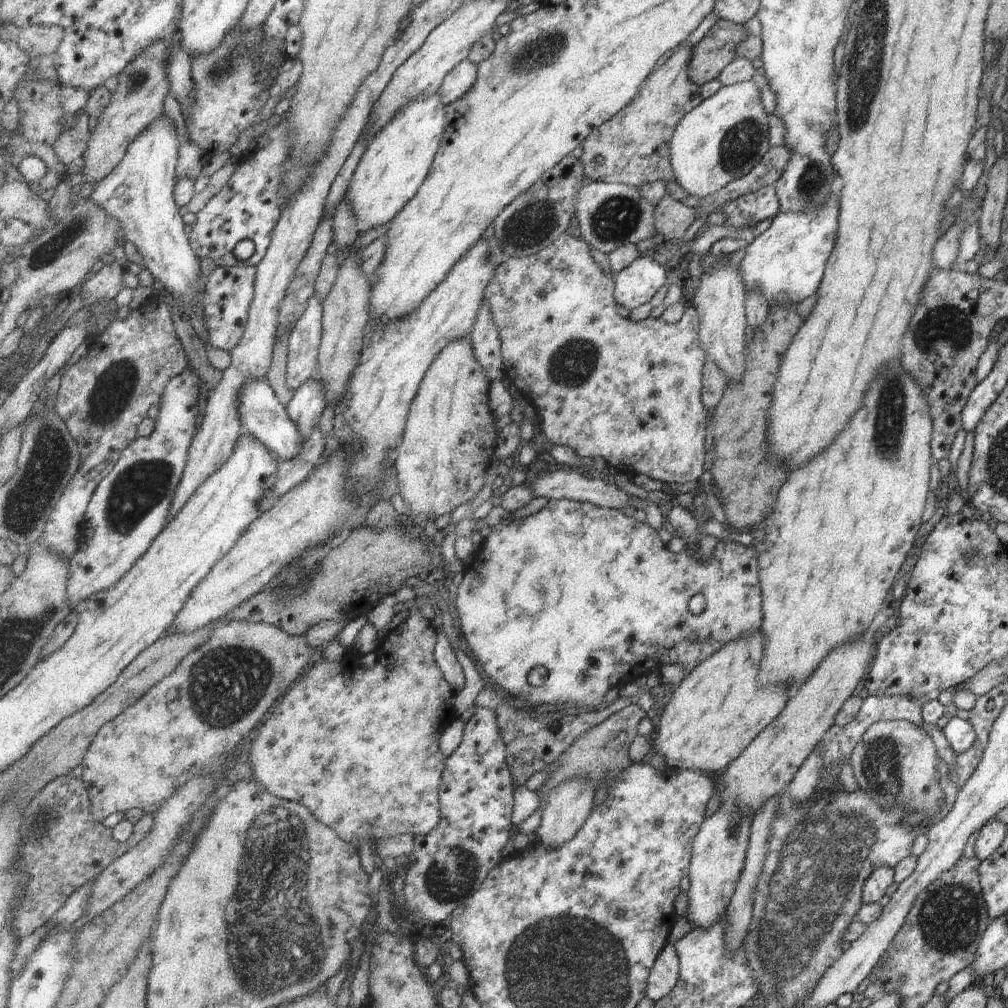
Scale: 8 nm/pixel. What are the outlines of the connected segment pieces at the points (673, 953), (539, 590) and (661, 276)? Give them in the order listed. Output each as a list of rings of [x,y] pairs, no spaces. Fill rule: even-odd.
[[[668,944],[652,969],[648,998],[655,1002],[667,998],[678,987],[681,970],[682,964],[677,947],[674,944]]]
[[[552,499],[540,514],[527,517],[524,522],[517,520],[496,526],[487,539],[479,542],[475,554],[466,564],[466,570],[459,579],[456,606],[462,622],[462,632],[466,634],[465,640],[470,644],[470,650],[482,662],[487,674],[520,701],[532,704],[532,707],[546,706],[550,709],[555,707],[582,710],[603,707],[607,705],[606,696],[612,688],[622,688],[635,681],[644,683],[668,664],[680,664],[684,666],[686,675],[690,675],[714,652],[719,652],[724,644],[740,636],[748,636],[762,627],[763,588],[759,580],[759,554],[756,549],[752,545],[719,541],[714,548],[712,560],[704,562],[698,557],[696,550],[688,547],[679,554],[670,552],[659,532],[648,522],[638,522],[634,517],[626,516],[623,510],[602,509],[592,503],[572,499]],[[696,594],[704,594],[706,599],[706,608],[698,616],[690,608],[690,600]],[[538,666],[550,670],[550,680],[541,687],[530,682],[530,672]]]
[[[642,256],[628,269],[617,274],[617,302],[620,302],[622,307],[632,311],[635,308],[644,306],[644,304],[648,304],[648,302],[652,302],[652,300],[656,298],[656,294],[658,294],[666,284],[669,284],[668,270],[664,268],[662,264],[659,264],[658,261],[654,260],[654,258]]]

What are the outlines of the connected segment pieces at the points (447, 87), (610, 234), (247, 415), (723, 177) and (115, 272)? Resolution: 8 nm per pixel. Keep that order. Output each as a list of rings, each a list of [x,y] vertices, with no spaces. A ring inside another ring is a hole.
[[[466,60],[448,76],[446,84],[439,91],[444,96],[442,100],[450,105],[462,100],[472,92],[472,88],[476,88],[478,80],[480,80],[480,66]]]
[[[588,181],[577,200],[582,238],[601,253],[612,254],[628,244],[640,244],[656,236],[658,208],[640,188],[625,183]]]
[[[250,380],[240,394],[240,414],[242,424],[247,432],[252,432],[258,440],[262,440],[266,446],[270,446],[283,462],[294,462],[298,456],[302,456],[302,450],[306,446],[307,438],[300,432],[302,428],[292,420],[288,408],[276,395],[269,380]]]
[[[752,79],[733,86],[720,88],[714,96],[704,100],[699,108],[692,110],[675,133],[672,157],[676,182],[689,195],[699,196],[704,199],[727,187],[729,183],[732,183],[732,180],[748,175],[748,172],[751,172],[752,168],[760,163],[764,154],[771,148],[768,115],[761,102],[759,87]]]
[[[114,260],[112,264],[101,265],[78,290],[84,296],[85,306],[96,304],[105,299],[118,298],[126,289],[125,269]]]

